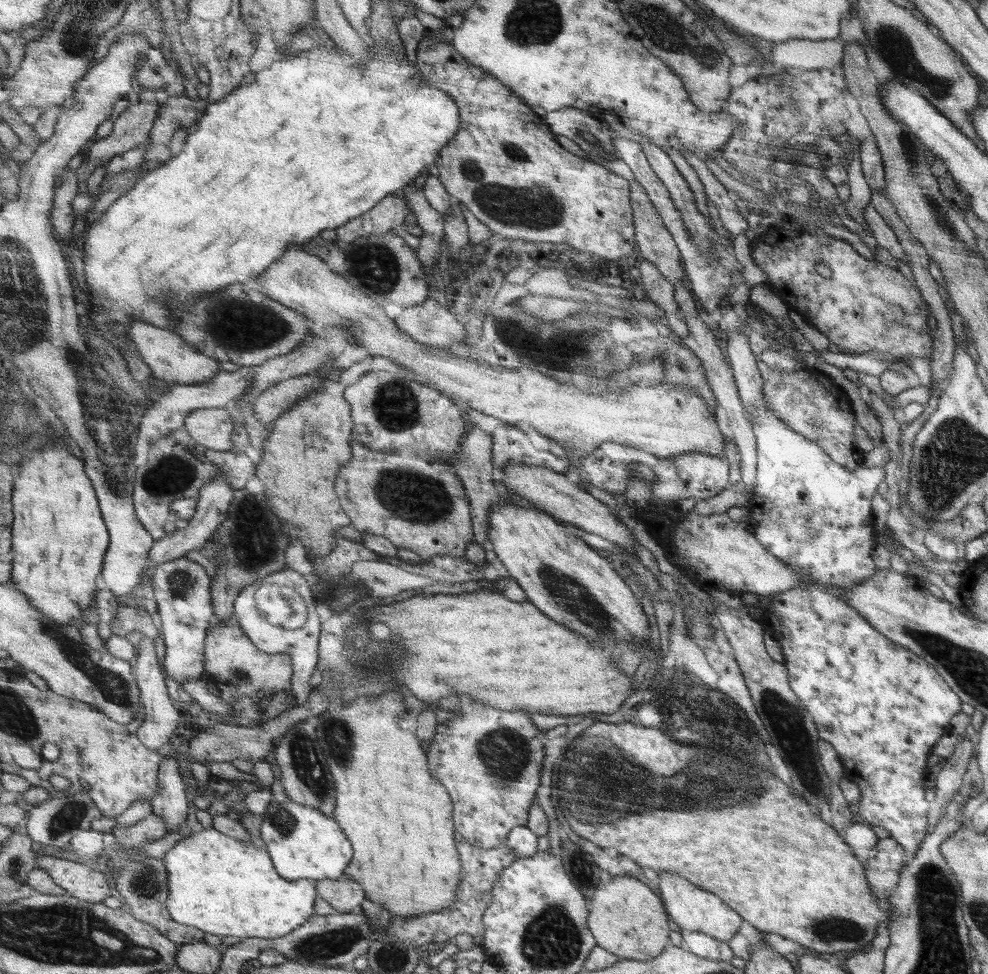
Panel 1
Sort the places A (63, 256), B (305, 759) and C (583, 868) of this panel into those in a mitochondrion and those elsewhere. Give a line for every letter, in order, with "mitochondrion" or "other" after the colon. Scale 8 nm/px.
A: other
B: mitochondrion
C: mitochondrion

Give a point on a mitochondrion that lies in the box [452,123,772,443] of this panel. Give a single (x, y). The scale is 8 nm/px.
(580, 350)

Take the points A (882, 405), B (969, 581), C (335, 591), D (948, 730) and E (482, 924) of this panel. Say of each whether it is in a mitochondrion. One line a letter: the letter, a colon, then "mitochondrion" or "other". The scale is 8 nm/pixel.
A: other
B: other
C: mitochondrion
D: other
E: other

